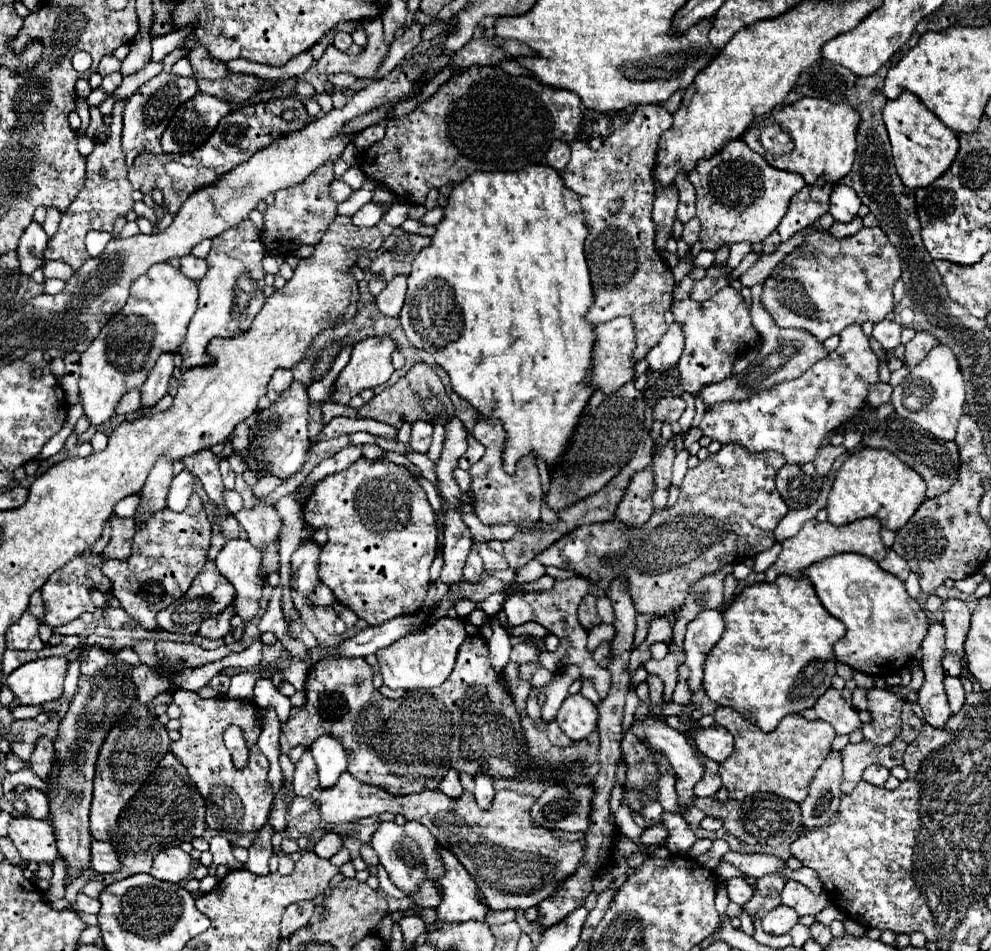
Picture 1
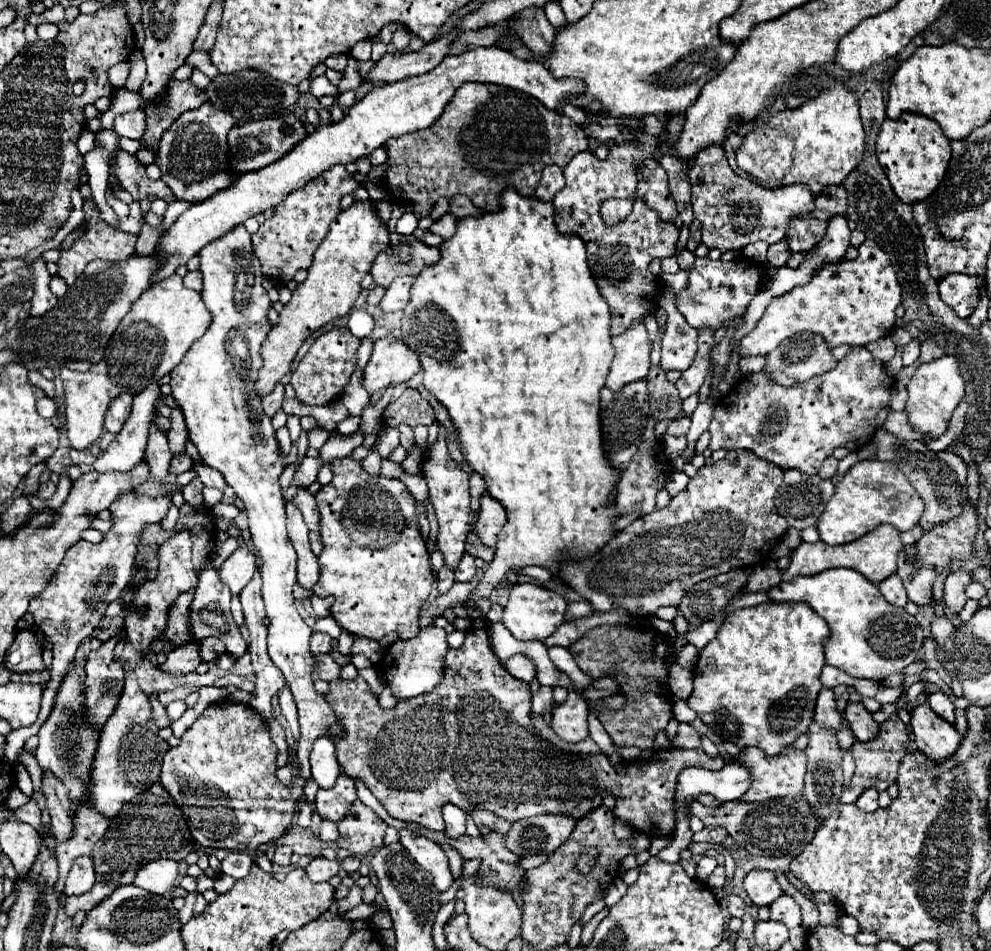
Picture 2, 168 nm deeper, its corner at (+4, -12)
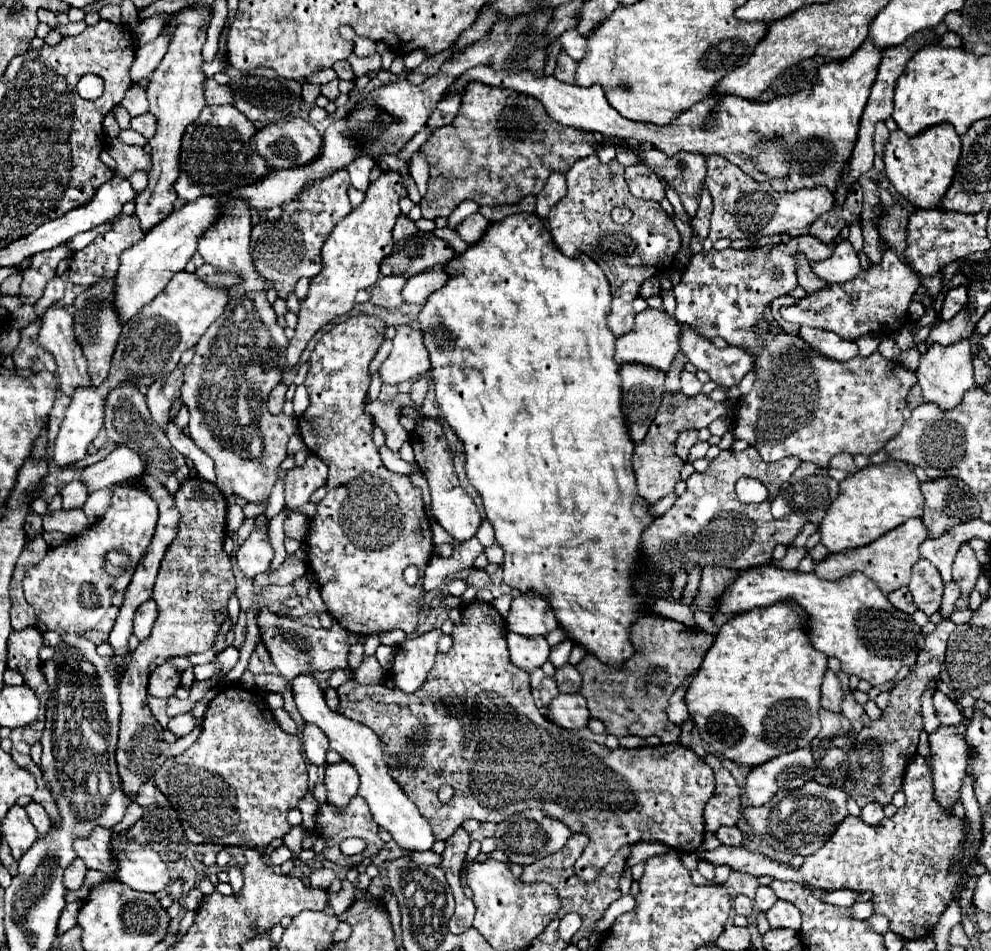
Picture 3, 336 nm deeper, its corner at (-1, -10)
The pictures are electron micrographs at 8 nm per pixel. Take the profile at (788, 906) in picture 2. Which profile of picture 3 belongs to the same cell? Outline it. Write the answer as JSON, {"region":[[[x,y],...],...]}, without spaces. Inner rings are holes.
{"region":[[[777,900],[775,906],[767,910],[767,920],[771,928],[791,928],[791,930],[801,928],[801,912],[795,910],[795,906],[787,900]]]}

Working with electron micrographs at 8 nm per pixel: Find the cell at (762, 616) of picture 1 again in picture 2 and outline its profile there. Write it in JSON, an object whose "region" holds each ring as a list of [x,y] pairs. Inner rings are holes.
{"region":[[[764,602],[752,608],[734,610],[718,628],[716,638],[698,656],[694,690],[686,700],[688,706],[716,736],[738,748],[756,746],[768,756],[780,754],[780,750],[790,746],[800,734],[806,734],[814,720],[814,704],[822,688],[822,642],[828,632],[828,624],[806,602]]]}

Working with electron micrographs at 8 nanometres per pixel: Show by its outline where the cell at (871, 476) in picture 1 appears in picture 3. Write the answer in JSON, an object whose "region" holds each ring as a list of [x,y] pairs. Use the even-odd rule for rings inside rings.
{"region":[[[887,460],[879,466],[869,464],[855,474],[847,476],[839,484],[839,496],[829,506],[821,526],[821,542],[829,552],[841,552],[847,548],[865,546],[885,532],[897,528],[909,518],[921,518],[923,514],[923,494],[919,490],[919,480],[901,460]]]}

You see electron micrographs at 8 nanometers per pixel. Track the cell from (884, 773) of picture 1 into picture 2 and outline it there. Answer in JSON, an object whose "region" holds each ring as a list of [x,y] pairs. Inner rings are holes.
{"region":[[[876,790],[864,792],[864,794],[858,798],[856,806],[858,806],[860,810],[864,810],[864,812],[874,812],[874,810],[878,810],[878,792],[876,792]]]}

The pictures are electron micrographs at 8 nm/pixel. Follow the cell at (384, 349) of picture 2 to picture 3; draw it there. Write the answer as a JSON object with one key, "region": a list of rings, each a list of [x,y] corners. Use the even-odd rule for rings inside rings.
{"region":[[[397,326],[393,348],[381,364],[379,374],[383,384],[397,386],[405,380],[423,376],[429,370],[429,354],[423,344],[423,332],[411,326]]]}

